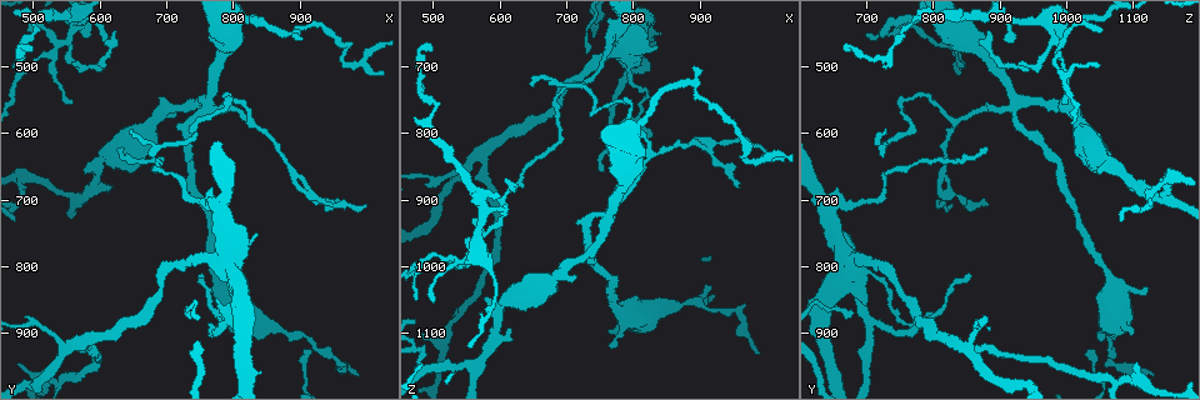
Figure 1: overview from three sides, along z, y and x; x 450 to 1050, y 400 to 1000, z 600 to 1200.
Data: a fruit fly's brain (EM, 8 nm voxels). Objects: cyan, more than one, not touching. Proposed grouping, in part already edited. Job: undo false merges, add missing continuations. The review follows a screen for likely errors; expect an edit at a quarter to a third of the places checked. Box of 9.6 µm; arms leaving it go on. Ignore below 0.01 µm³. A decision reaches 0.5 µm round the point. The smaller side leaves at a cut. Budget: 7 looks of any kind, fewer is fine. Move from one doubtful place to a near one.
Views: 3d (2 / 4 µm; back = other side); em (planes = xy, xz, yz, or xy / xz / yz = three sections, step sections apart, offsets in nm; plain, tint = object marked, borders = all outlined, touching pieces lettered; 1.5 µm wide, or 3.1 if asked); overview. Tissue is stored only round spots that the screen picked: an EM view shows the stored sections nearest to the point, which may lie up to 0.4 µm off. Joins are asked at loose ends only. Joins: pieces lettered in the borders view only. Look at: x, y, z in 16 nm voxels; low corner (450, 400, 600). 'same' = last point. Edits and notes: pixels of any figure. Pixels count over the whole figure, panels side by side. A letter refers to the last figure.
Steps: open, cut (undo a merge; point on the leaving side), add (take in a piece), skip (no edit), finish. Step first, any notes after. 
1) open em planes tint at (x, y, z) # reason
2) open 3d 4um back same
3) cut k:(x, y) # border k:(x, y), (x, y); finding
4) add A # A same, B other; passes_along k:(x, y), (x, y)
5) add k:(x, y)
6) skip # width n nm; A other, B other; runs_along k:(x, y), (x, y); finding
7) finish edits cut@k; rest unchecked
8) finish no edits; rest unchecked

open 3d 4um at (895, 445, 700) # free end

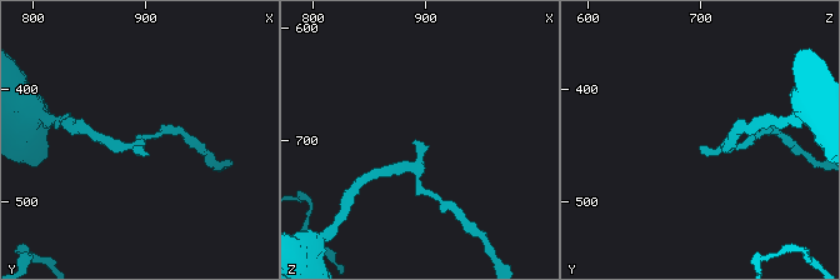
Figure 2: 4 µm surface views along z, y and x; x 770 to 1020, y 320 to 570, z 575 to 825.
open em planes borders at (892, 450, 700)

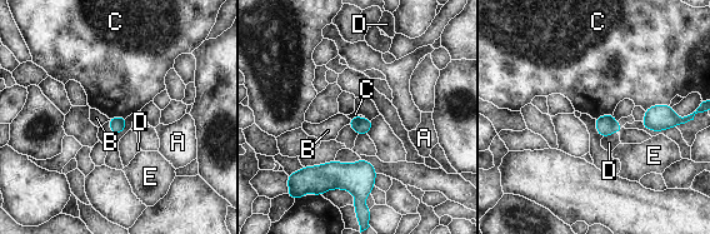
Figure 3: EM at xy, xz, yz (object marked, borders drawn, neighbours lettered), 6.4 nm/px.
skip # A other, B other, C other, D other, E other; none of them fits

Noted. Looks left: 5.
open em planes borders at (650, 590, 730) # thin end

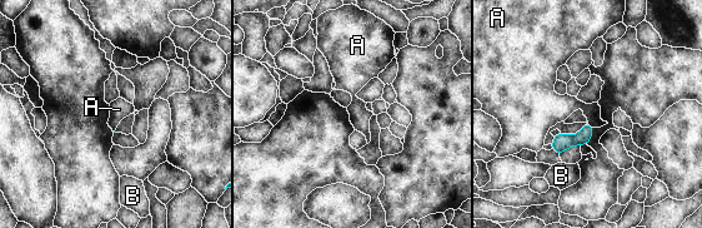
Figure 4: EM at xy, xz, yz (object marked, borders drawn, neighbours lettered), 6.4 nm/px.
skip # longest_contact A 60 nm; A other, B other; border 4:(587, 120), (593, 127); no lettered piece goes on from it

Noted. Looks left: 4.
open 3d 4um at (495, 470, 665) # thin end

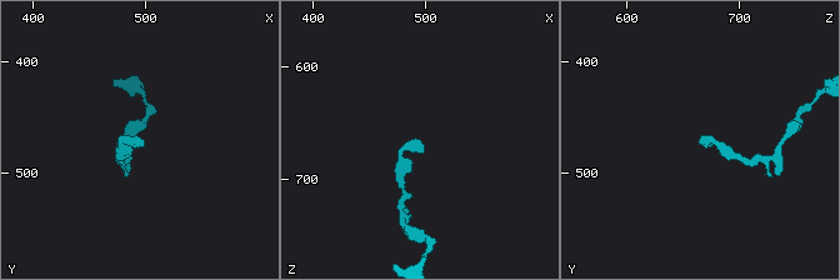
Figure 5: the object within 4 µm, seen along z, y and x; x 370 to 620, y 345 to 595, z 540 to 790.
open em yz step 4 borders at (500, 468, 670)

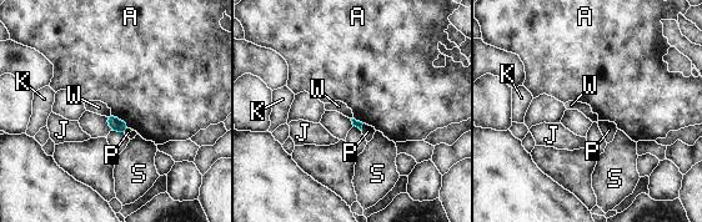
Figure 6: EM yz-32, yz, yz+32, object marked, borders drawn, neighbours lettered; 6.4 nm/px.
open em planes borders same

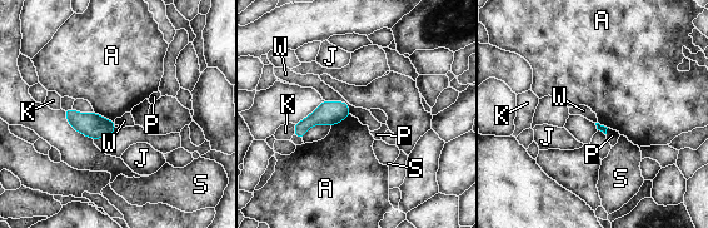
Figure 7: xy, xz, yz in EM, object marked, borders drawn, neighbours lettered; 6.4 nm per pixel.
skip # longest_contact W 200 nm; A other, J other, K other, P other, S other, W other; none of them fits

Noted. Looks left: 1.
finish no edits; rest unchecked

